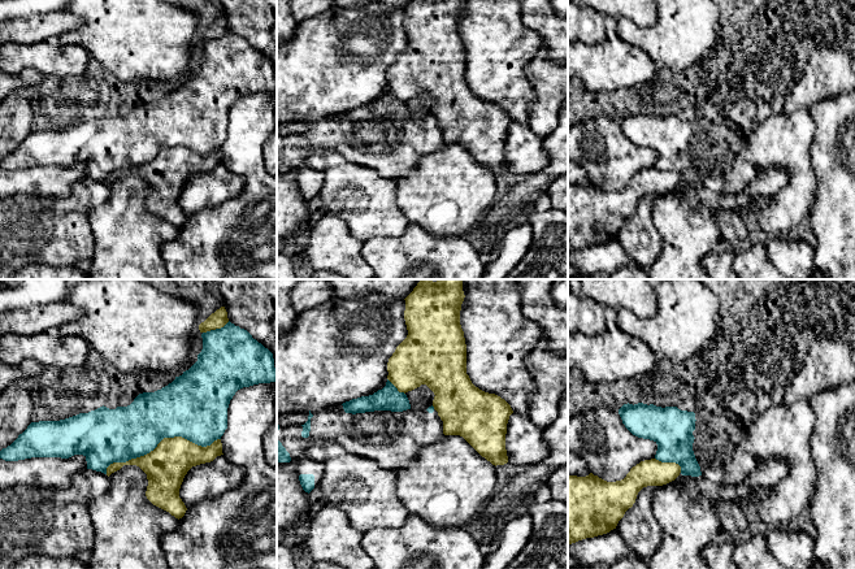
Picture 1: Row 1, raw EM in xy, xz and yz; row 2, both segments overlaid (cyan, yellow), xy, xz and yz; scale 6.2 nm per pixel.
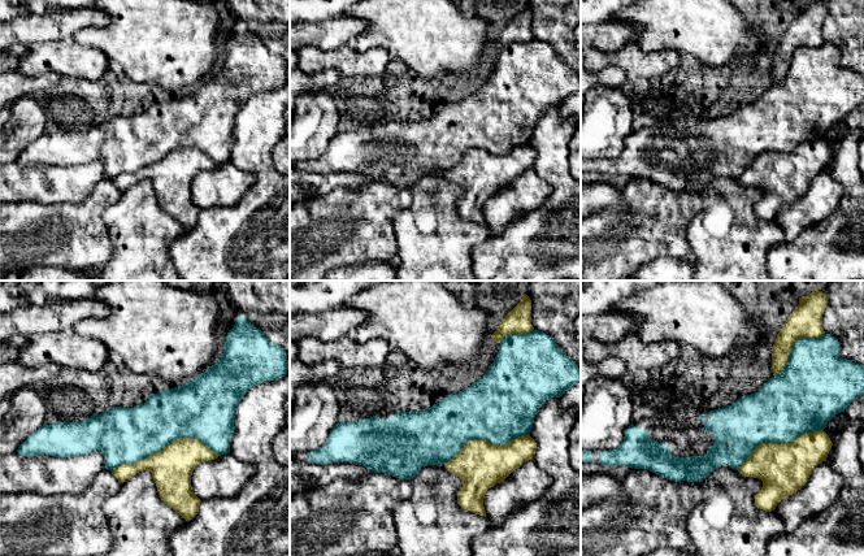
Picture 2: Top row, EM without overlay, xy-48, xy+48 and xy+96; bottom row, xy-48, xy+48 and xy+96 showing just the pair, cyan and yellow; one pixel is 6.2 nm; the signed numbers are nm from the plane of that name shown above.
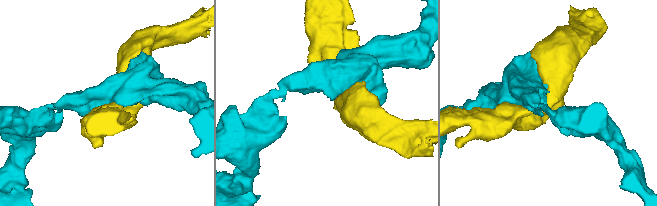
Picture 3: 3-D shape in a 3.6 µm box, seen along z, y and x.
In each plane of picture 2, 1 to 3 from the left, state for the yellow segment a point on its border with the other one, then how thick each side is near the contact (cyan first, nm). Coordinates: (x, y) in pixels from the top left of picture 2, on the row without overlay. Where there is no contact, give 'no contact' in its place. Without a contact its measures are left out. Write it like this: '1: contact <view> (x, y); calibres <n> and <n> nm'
1: contact xy-48 (165, 155); calibres 340 and 260 nm
2: contact xy+48 (485, 148); calibres 440 and 300 nm
3: contact xy+96 (778, 151); calibres 400 and 320 nm

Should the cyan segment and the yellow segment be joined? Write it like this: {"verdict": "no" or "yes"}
{"verdict": "no"}

